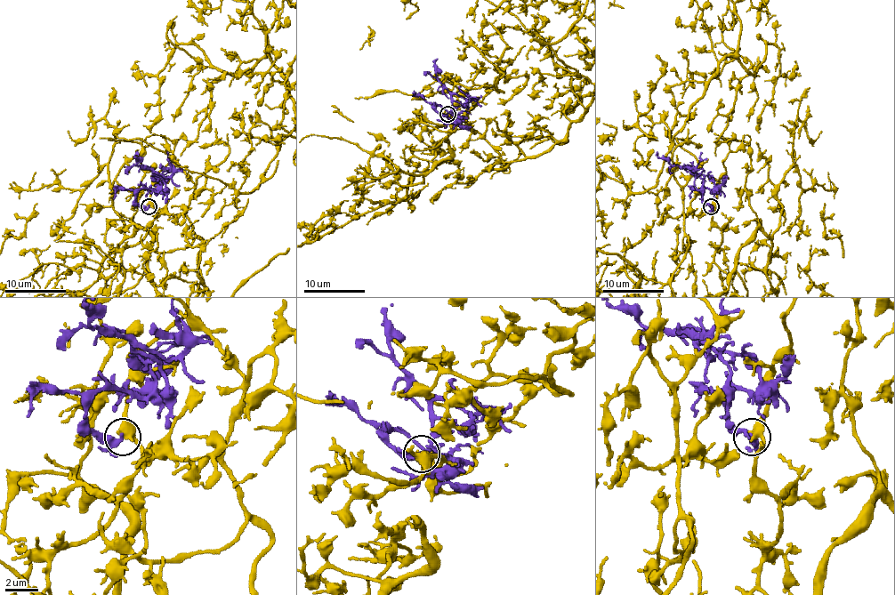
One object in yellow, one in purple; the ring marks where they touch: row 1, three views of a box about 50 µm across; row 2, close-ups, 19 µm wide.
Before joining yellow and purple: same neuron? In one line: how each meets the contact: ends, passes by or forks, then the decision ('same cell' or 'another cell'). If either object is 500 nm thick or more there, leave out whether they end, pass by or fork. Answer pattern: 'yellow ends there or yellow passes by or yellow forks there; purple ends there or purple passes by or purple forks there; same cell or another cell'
yellow passes by; purple forks there; another cell

